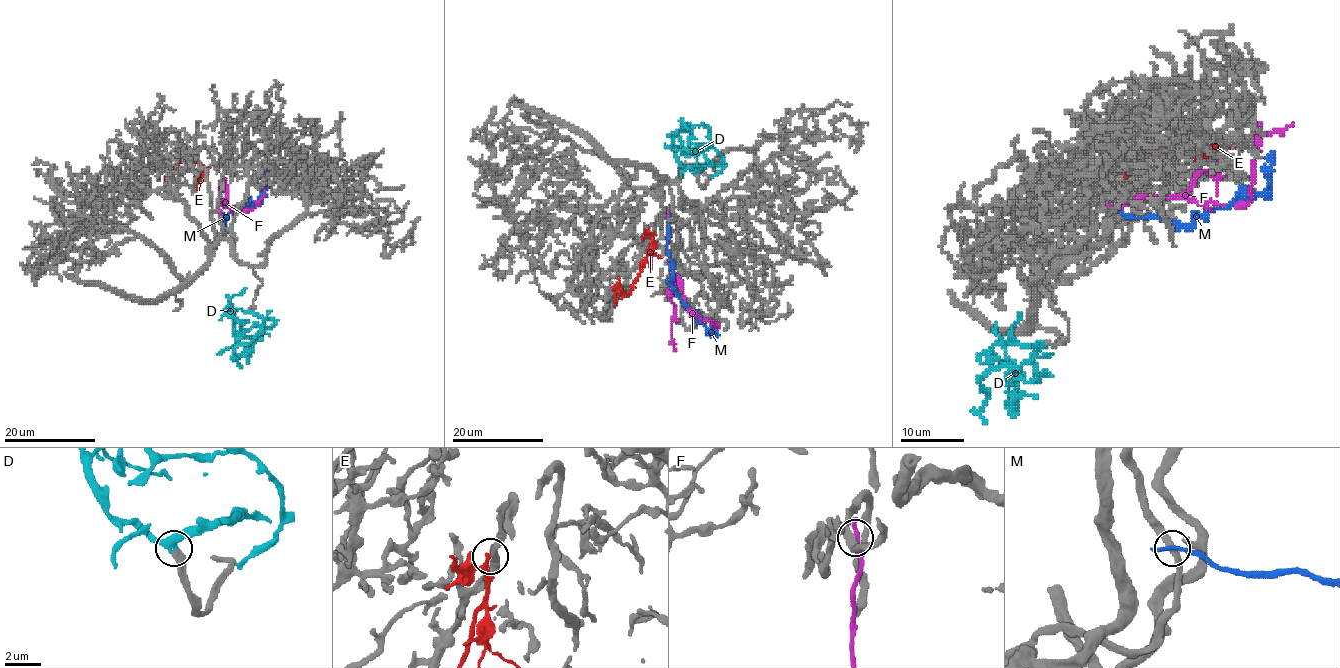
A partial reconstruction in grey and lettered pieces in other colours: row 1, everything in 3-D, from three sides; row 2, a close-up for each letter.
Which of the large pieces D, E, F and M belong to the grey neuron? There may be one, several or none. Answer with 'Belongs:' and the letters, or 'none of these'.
Belongs: D

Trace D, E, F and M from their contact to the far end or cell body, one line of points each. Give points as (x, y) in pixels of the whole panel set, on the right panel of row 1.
D: (1045, 345), (996, 342), (979, 359), (1014, 365), (993, 365), (981, 380), (987, 424)
E: (1124, 161), (1147, 144), (1167, 139), (1181, 131), (1208, 130), (1215, 135), (1210, 154), (1229, 165)
F: (1109, 206), (1124, 206), (1140, 198), (1184, 196), (1196, 203), (1248, 204), (1252, 199), (1257, 127), (1262, 122)
M: (1110, 209), (1134, 217), (1192, 225), (1213, 209), (1224, 209), (1243, 193), (1265, 193), (1273, 152)

